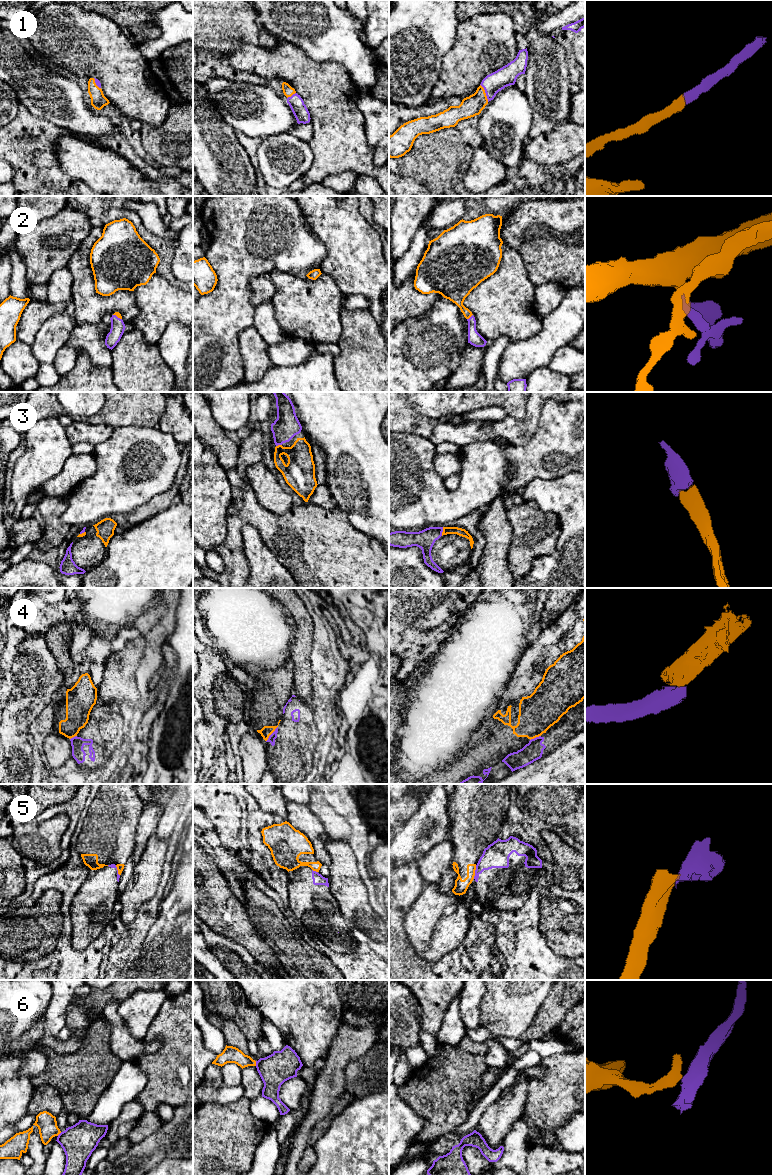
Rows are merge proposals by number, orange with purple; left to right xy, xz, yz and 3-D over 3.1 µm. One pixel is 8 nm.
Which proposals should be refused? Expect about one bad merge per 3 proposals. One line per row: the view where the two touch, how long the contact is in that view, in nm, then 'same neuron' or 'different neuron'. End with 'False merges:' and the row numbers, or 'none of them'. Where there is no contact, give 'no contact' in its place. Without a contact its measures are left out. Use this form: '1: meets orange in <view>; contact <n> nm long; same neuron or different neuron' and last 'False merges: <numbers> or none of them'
1: meets orange in yz; contact 160 nm long; same neuron
2: meets orange in yz; contact 60 nm long; same neuron
3: meets orange in yz; contact 70 nm long; same neuron
4: meets orange in xz; contact 160 nm long; different neuron
5: meets orange in yz; contact 110 nm long; different neuron
6: meets orange in xz; contact 40 nm long; different neuron
False merges: 4, 5, 6

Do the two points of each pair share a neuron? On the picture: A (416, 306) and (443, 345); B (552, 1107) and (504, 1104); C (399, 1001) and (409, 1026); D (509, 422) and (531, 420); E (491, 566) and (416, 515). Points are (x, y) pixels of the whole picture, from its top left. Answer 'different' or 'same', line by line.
A: different
B: different
C: same
D: same
E: different

